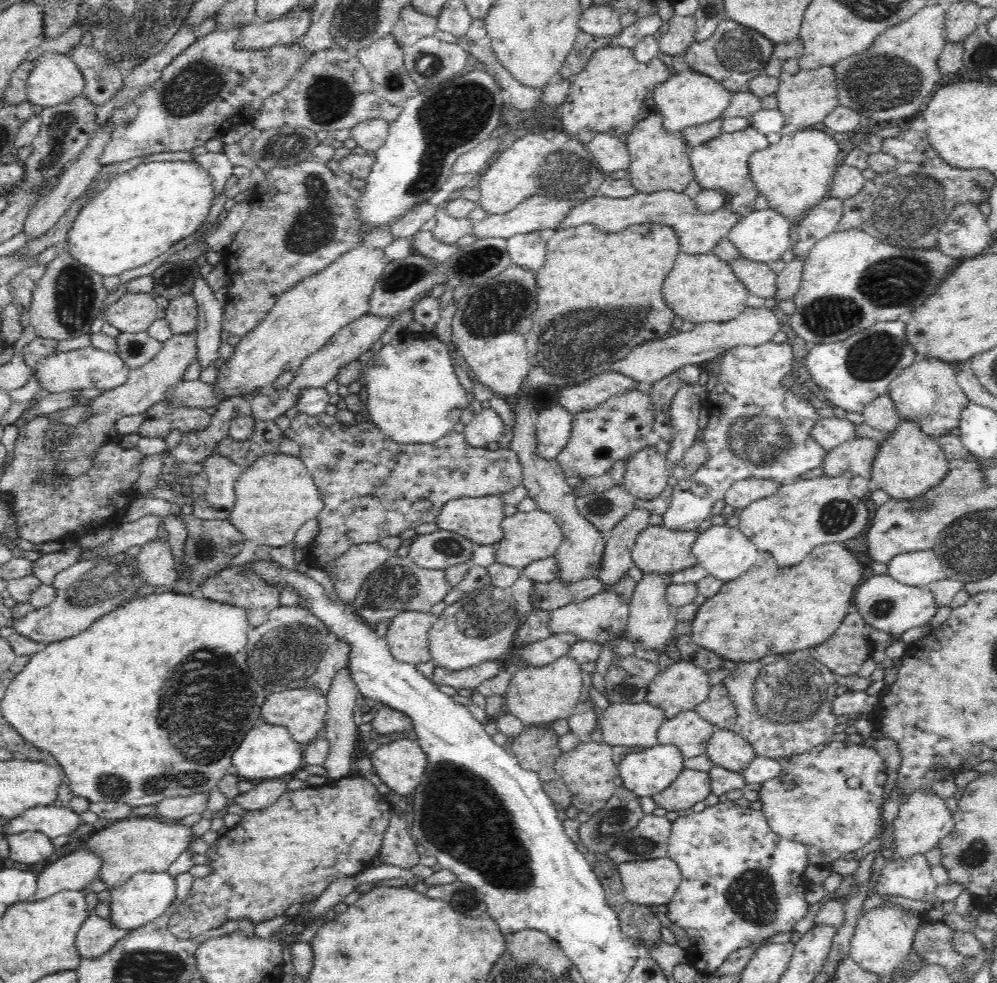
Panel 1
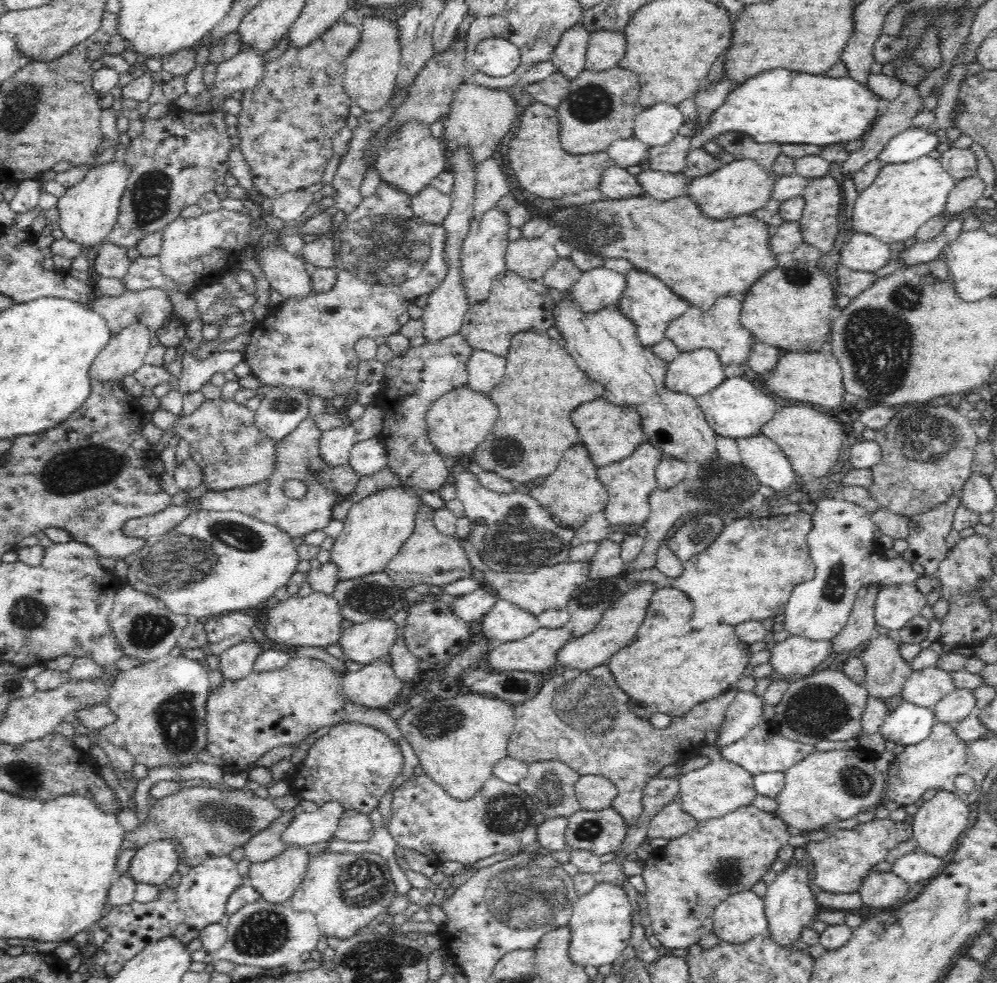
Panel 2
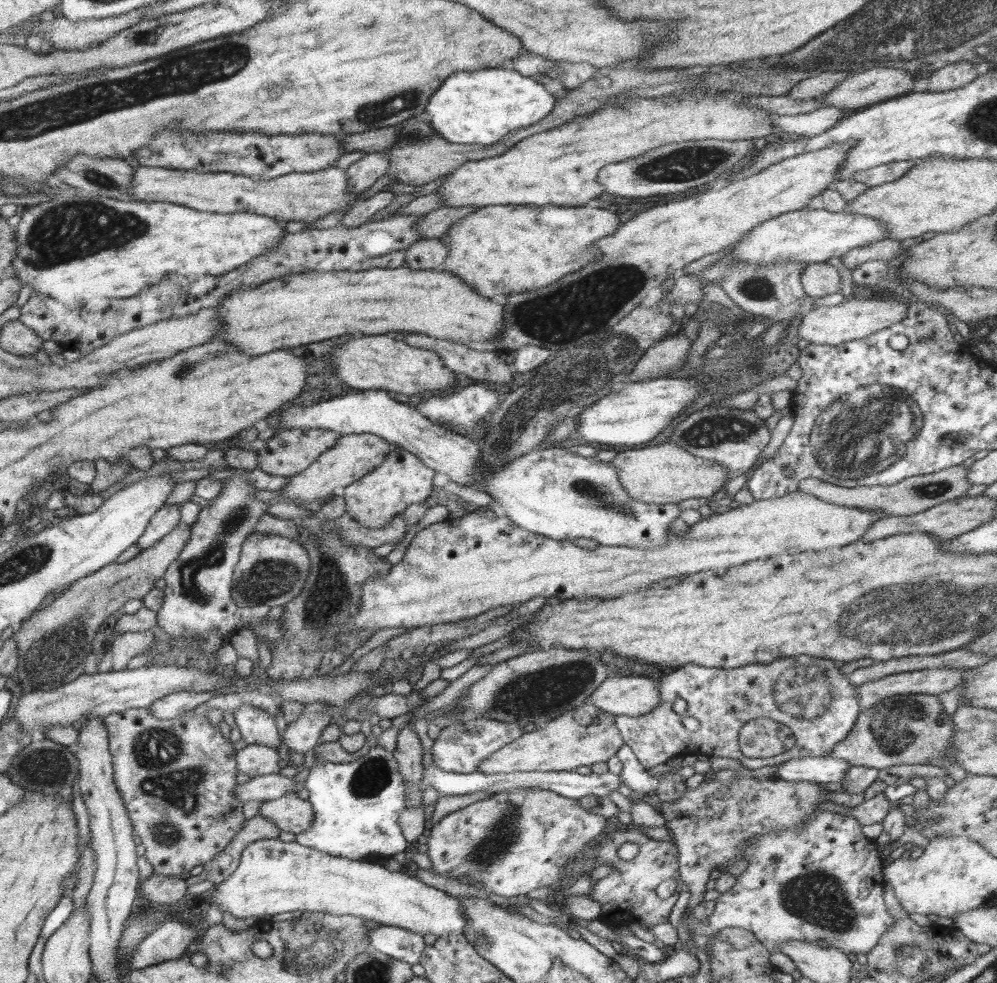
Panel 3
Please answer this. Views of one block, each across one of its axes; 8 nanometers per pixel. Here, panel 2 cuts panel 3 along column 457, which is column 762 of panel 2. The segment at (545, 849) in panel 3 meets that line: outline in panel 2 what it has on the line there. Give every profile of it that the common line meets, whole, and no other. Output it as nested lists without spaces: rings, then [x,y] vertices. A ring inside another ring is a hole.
[[[746,805],[728,815],[698,821],[697,828],[686,835],[656,843],[649,857],[643,861],[642,877],[646,884],[647,909],[657,938],[668,949],[688,949],[697,944],[704,934],[713,932],[713,914],[723,900],[737,892],[747,891],[770,871],[782,846],[788,844],[788,826],[776,814],[762,812],[753,805]]]

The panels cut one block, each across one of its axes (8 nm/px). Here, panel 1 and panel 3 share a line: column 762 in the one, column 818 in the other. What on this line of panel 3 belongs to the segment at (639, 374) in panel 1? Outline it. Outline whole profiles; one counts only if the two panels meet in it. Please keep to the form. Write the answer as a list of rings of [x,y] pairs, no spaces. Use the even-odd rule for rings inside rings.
[[[879,297],[853,298],[835,306],[808,307],[802,314],[803,319],[799,324],[797,333],[799,339],[810,344],[828,344],[839,346],[852,340],[864,339],[874,332],[884,330],[897,322],[905,319],[908,304],[894,299],[885,300]]]

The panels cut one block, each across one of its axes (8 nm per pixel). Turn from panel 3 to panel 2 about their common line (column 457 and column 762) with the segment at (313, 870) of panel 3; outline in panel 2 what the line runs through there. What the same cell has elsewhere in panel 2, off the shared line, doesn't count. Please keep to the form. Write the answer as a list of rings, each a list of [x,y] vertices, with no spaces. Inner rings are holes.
[[[751,889],[730,895],[714,910],[713,932],[719,940],[740,944],[766,933],[767,929],[764,899]]]

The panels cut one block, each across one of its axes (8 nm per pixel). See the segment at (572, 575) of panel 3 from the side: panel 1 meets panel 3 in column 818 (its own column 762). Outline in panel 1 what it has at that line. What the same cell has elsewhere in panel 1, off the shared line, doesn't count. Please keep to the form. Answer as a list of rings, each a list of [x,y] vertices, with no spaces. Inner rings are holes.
[[[842,472],[840,476],[822,476],[810,478],[810,480],[792,480],[784,483],[774,496],[762,498],[743,508],[739,516],[739,529],[744,532],[746,538],[750,538],[758,550],[768,550],[778,566],[794,566],[802,562],[816,546],[828,544],[828,542],[844,542],[850,538],[857,538],[864,532],[870,516],[868,508],[852,491],[850,486],[853,480],[853,472]]]

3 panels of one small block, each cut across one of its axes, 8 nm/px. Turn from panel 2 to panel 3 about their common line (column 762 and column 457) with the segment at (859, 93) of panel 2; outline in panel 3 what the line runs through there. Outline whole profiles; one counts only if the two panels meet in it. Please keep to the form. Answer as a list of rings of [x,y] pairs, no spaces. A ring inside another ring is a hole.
[[[496,66],[448,76],[430,96],[424,114],[431,127],[450,142],[490,145],[517,128],[542,120],[554,108],[555,100],[533,77]]]

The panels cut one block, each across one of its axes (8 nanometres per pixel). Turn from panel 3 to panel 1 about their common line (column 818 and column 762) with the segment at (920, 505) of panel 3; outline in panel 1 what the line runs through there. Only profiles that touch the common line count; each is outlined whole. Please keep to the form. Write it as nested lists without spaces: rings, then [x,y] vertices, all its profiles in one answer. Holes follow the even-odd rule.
[[[745,479],[738,480],[732,484],[725,494],[725,504],[732,508],[746,508],[749,504],[768,496],[774,496],[774,493],[784,483],[767,479]]]

